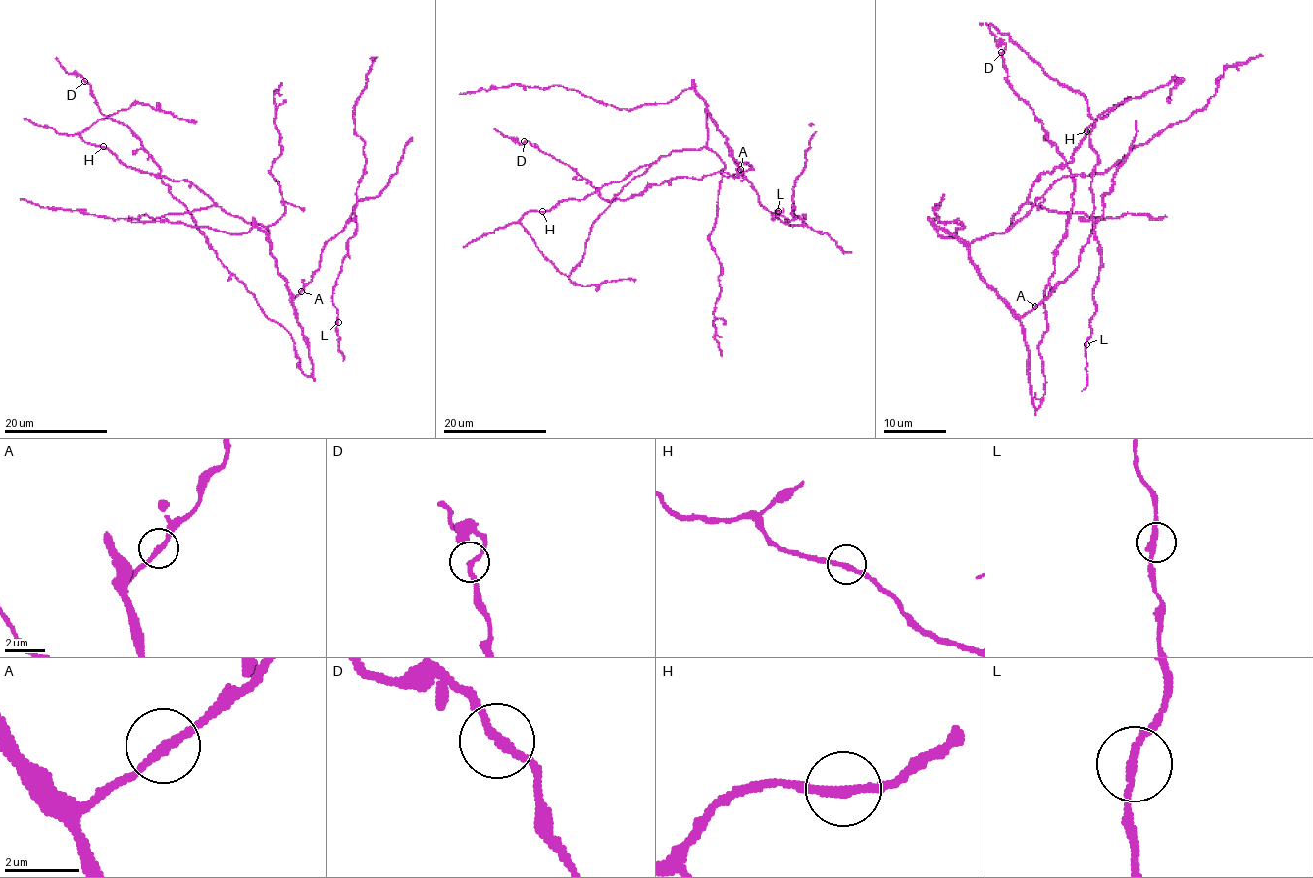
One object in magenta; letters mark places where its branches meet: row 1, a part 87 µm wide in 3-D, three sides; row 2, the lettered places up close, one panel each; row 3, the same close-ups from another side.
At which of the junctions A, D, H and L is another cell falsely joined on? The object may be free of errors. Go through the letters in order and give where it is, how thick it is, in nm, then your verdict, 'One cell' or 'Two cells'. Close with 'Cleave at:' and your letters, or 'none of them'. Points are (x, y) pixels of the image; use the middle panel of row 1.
A: Place: (740, 169). Thickness 220 nm. One cell
D: Place: (524, 141). Thickness 220 nm. One cell
H: Place: (542, 211). Thickness 240 nm. One cell
L: Place: (778, 211). Thickness 240 nm. One cell
Cleave at: none of them

